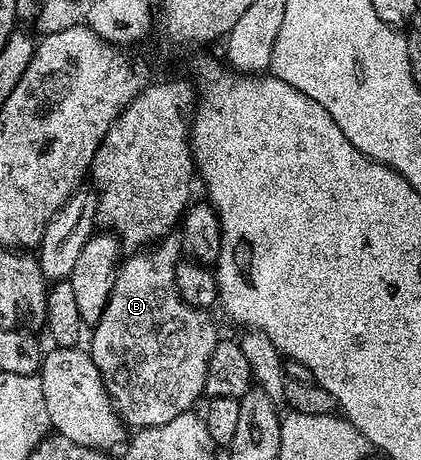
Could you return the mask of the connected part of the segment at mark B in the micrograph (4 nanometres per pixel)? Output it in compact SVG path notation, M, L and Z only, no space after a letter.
M170 234L165 237L161 242L155 243L153 246L147 247L145 250L135 251L133 254L127 255L130 256L121 261L120 267L113 279L114 285L112 286L112 294L108 298L108 306L104 310L104 314L100 319L98 319L98 323L93 325L92 331L94 332L90 336L90 346L88 345L88 353L91 356L92 362L96 364L96 368L99 370L100 374L103 378L103 384L106 387L107 394L110 396L110 399L113 400L114 407L117 408L118 415L122 417L127 425L131 429L137 430L139 428L151 428L152 426L160 426L164 422L172 422L172 418L176 418L180 414L184 414L185 412L191 411L195 407L194 403L198 400L198 395L201 397L206 390L206 375L208 374L208 362L212 358L212 354L214 353L214 348L219 342L220 333L218 333L218 328L214 325L214 320L210 317L211 313L209 311L203 310L201 308L193 308L192 306L188 306L188 302L184 302L184 298L180 298L180 294L176 290L176 270L174 269L177 266L178 261L180 259L180 240L177 235Z

